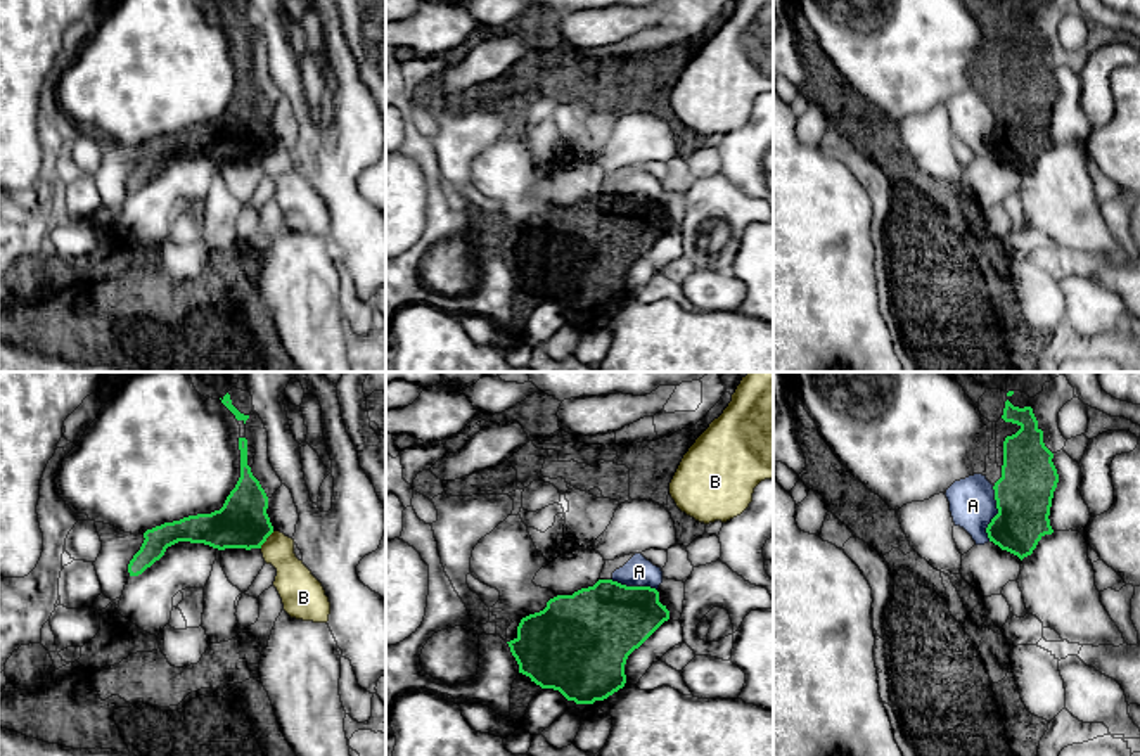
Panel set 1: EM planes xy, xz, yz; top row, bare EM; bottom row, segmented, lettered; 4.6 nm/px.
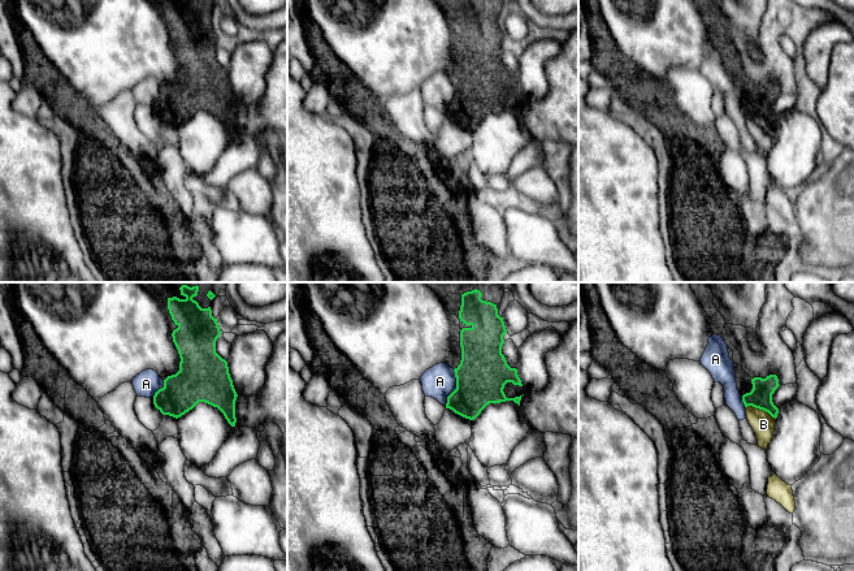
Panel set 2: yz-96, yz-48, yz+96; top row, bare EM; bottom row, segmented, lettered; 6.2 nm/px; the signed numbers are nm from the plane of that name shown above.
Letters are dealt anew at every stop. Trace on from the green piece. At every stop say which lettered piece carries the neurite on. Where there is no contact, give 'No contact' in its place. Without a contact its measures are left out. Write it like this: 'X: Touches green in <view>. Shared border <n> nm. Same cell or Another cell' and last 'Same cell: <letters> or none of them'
A: Touches green in yz. Shared border 260 nm. Another cell
B: Touches green in xy. Shared border 100 nm. Another cell
Same cell: none of them

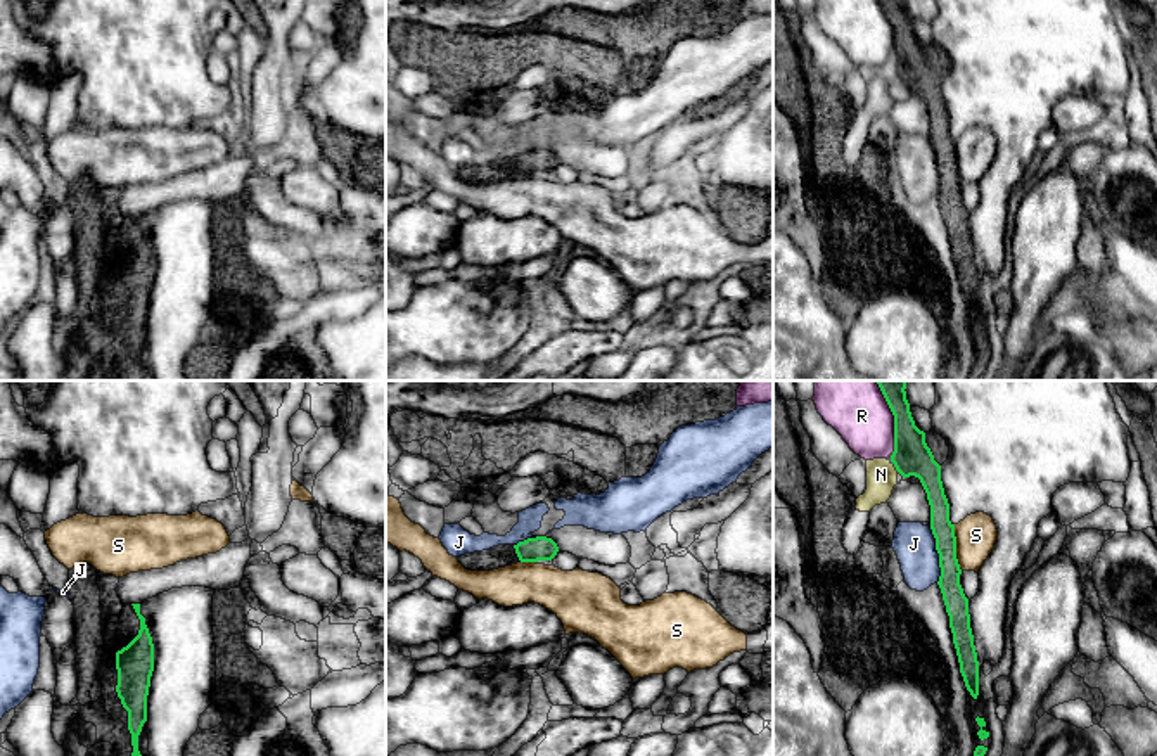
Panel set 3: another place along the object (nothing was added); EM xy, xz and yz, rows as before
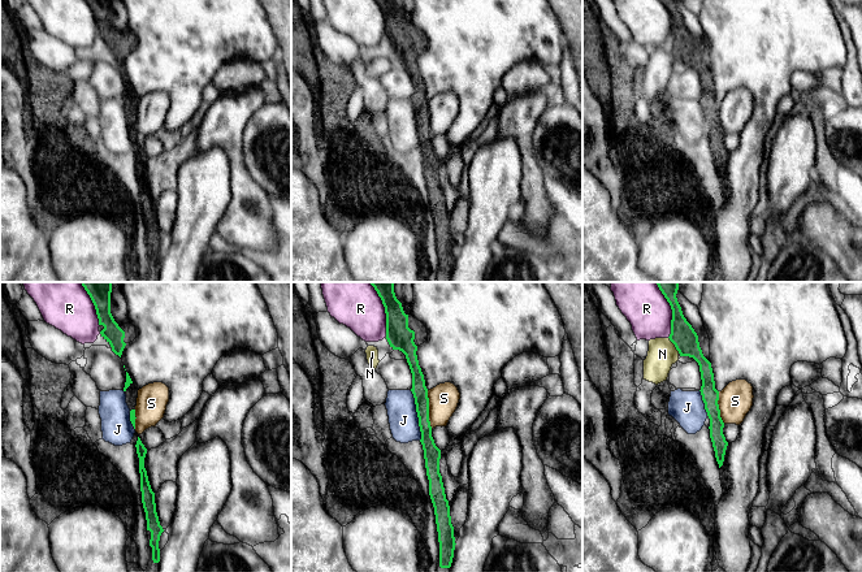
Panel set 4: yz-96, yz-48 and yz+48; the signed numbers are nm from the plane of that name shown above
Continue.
J: Touches green in yz. Shared border 280 nm. Another cell
N: Touches green in yz. Shared border 70 nm. Another cell
R: Touches green in yz. Shared border 320 nm. Another cell
S: Touches green in yz. Shared border 220 nm. Another cell
Same cell: none of them

